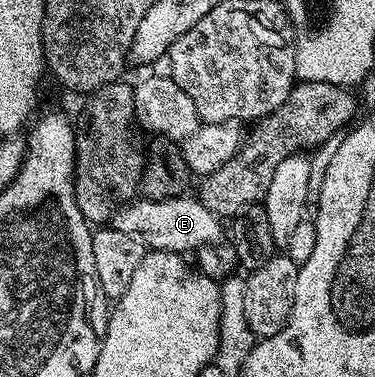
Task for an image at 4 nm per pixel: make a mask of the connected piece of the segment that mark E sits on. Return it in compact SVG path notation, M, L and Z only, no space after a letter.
M184 195L182 197L161 199L160 201L148 201L146 199L129 201L115 210L109 225L110 228L121 231L125 235L130 235L132 239L137 239L137 243L141 243L148 250L160 249L166 253L187 255L190 249L203 249L206 245L215 244L215 246L218 246L220 244L218 241L223 237L224 222L213 211L209 211L209 207L205 207L198 196Z

